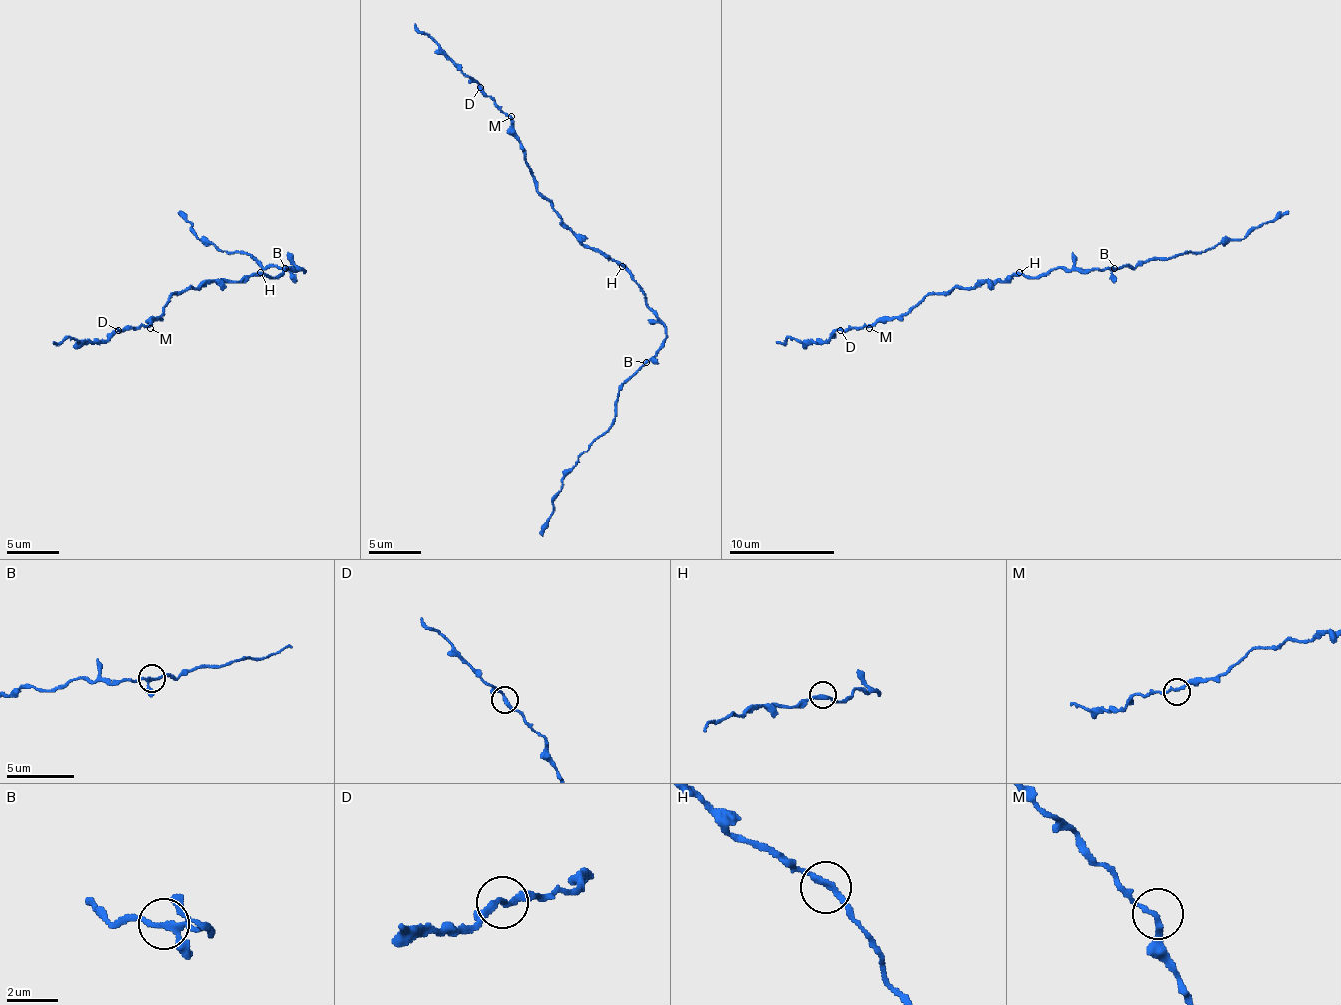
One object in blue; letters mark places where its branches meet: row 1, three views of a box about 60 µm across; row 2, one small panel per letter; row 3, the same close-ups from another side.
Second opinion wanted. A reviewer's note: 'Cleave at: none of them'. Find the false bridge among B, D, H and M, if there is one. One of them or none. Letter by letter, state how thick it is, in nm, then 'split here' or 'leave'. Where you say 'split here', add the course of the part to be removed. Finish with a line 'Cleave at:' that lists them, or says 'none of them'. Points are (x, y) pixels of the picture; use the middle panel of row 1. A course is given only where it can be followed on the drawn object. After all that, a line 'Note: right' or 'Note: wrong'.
B: 170 nm | leave
D: 200 nm | leave
H: 200 nm | leave
M: 190 nm | leave
Cleave at: none of them
Note: right

